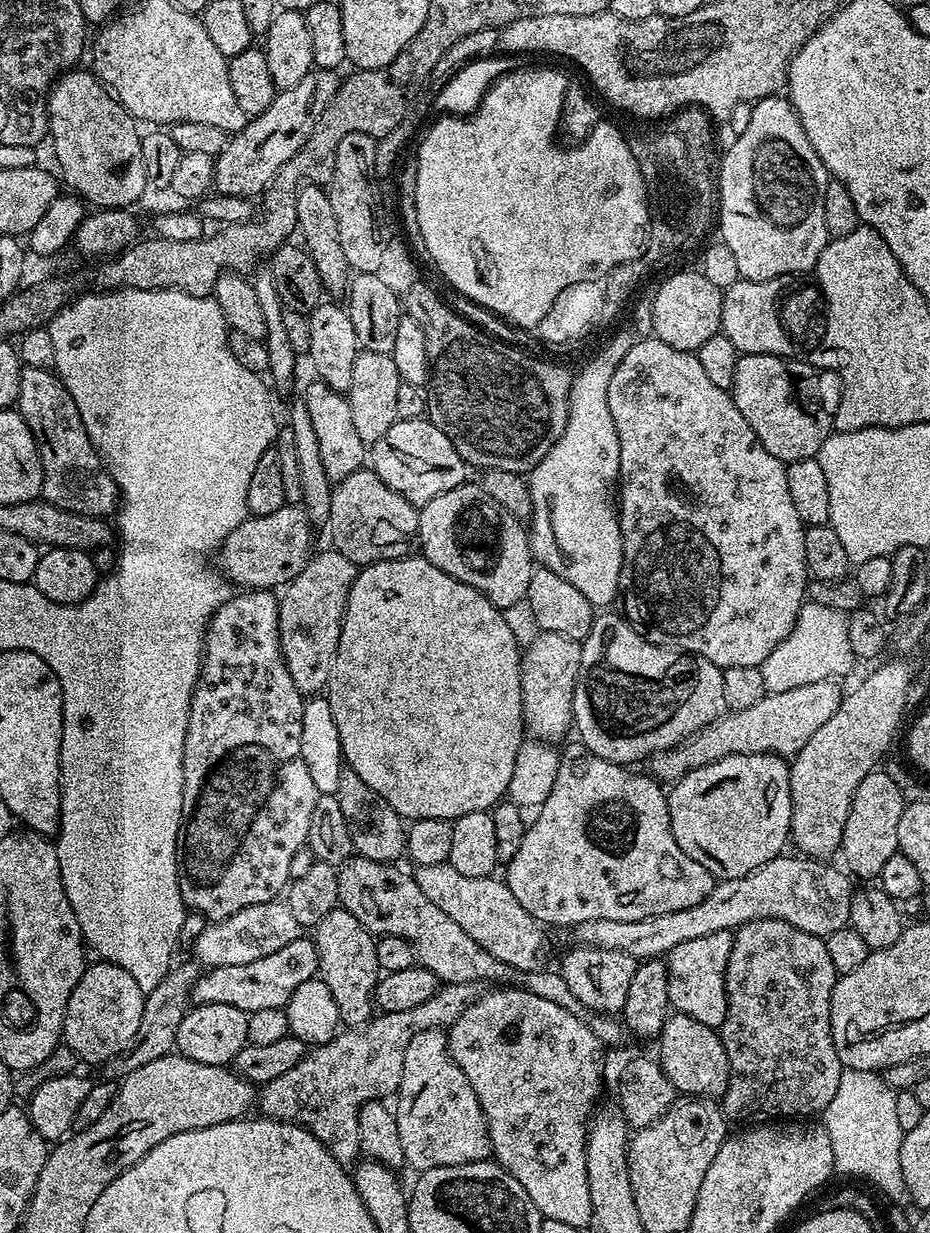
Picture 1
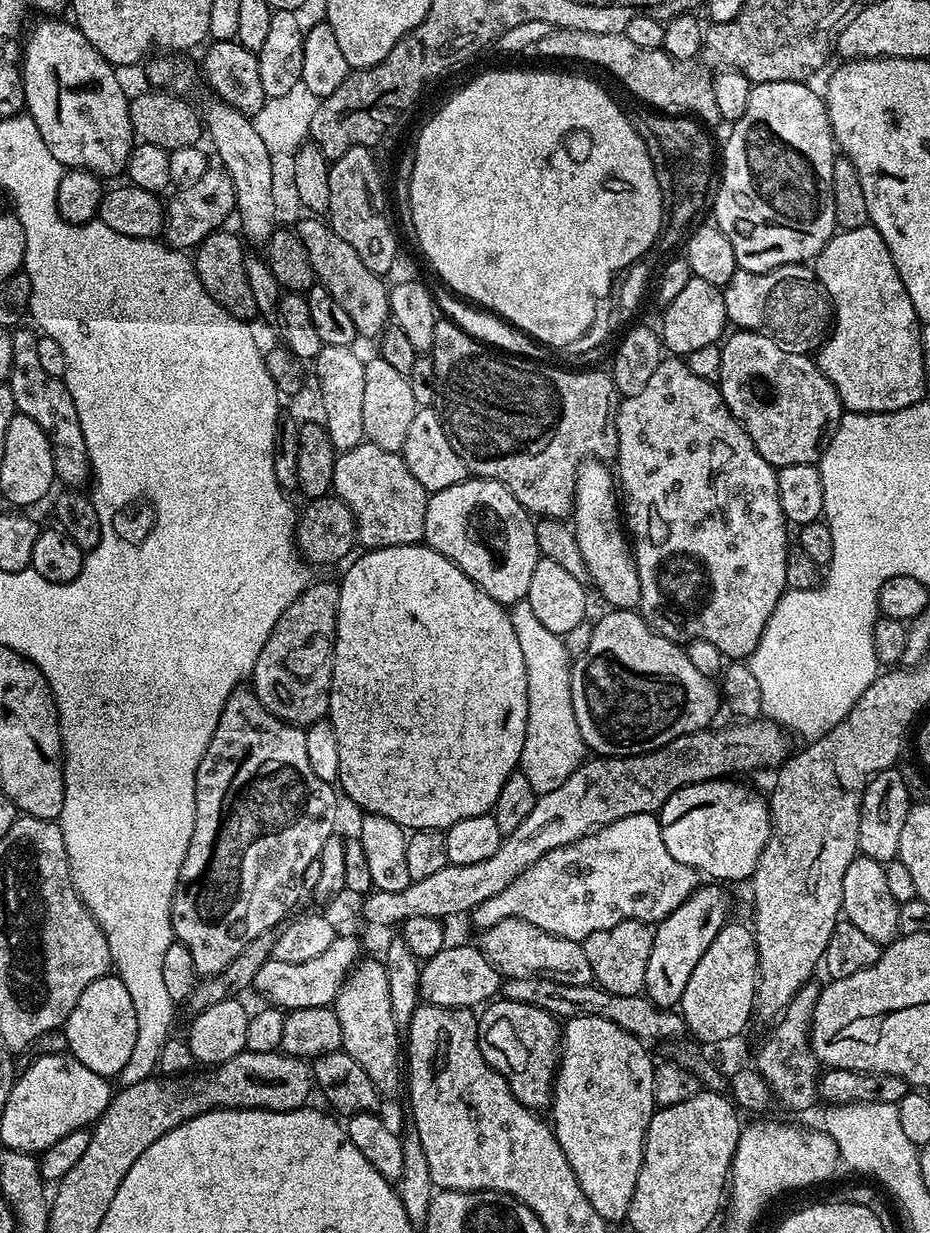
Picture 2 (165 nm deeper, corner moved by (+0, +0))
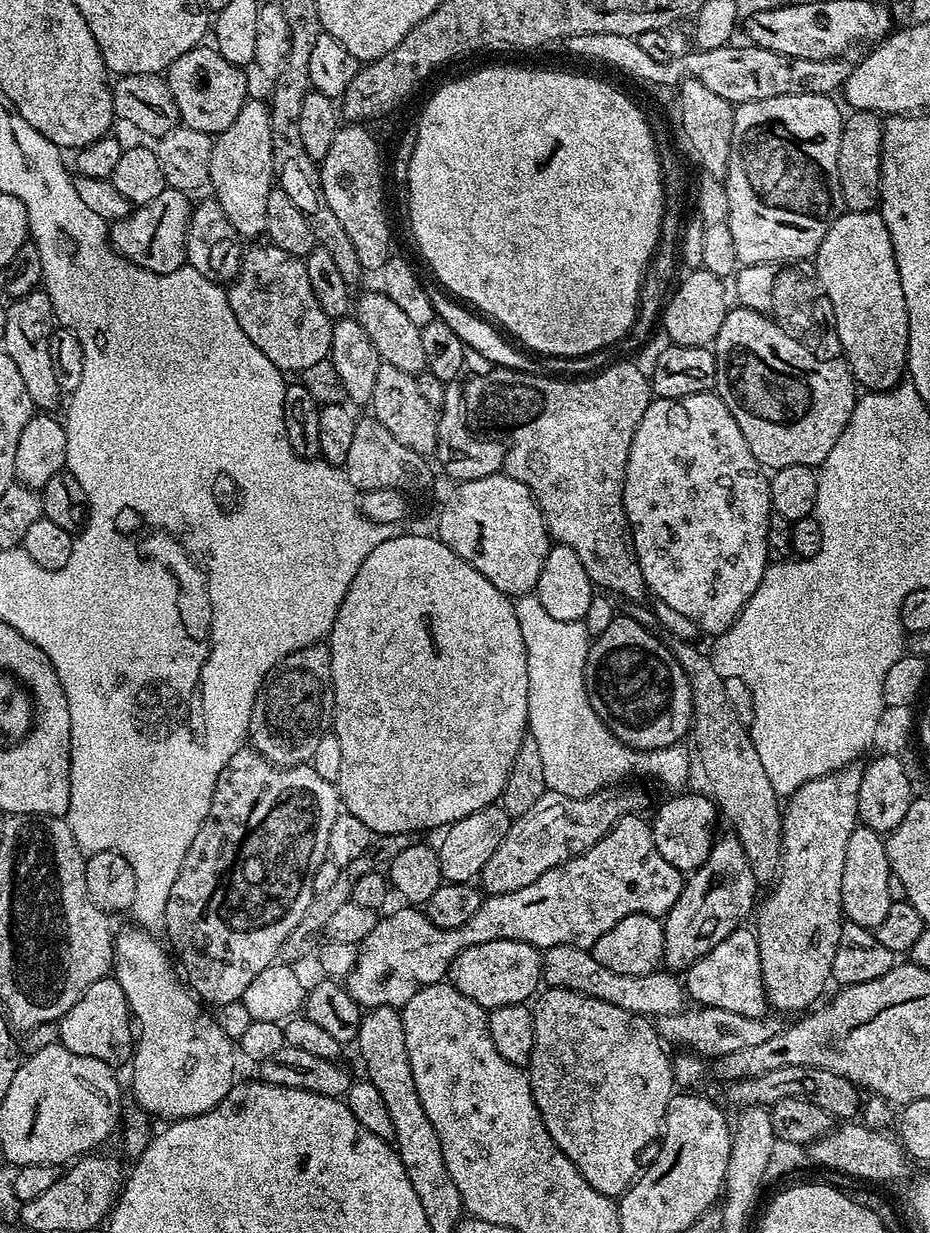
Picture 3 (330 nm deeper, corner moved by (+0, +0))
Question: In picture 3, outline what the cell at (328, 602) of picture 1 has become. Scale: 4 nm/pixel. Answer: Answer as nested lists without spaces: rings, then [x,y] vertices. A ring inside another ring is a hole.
[[[317,642],[308,648],[291,652],[272,669],[271,676],[265,680],[256,696],[252,721],[248,727],[251,747],[277,766],[307,765],[318,747],[318,742],[333,727],[335,706],[327,643]]]

